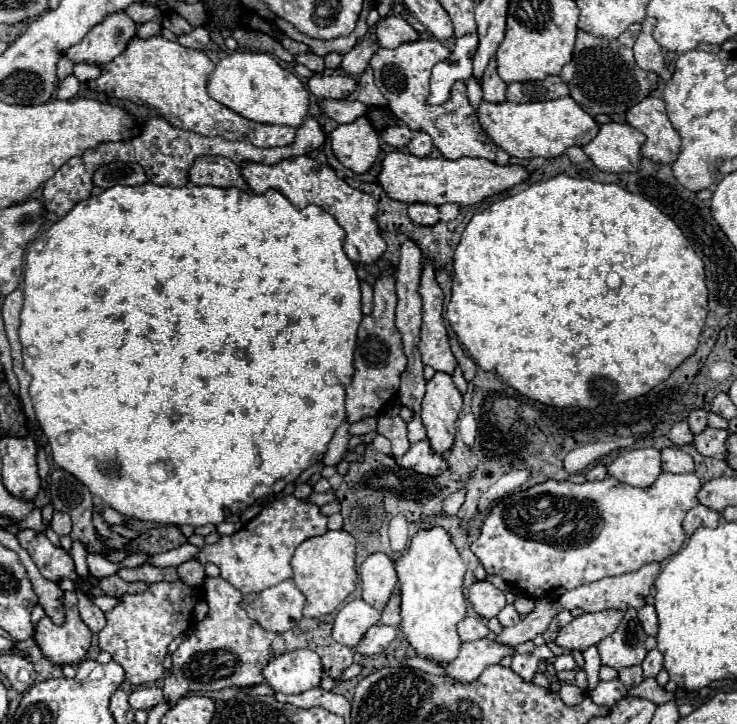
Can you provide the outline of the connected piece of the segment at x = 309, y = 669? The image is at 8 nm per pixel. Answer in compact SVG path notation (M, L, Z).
M302 648L274 658L262 670L266 682L282 694L302 694L320 686L322 662L314 650Z

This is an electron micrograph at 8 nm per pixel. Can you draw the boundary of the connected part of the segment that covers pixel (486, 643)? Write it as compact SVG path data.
M476 640L464 642L458 658L446 666L450 678L460 682L476 680L488 666L498 664L504 656L514 656L514 646L496 642L496 640Z

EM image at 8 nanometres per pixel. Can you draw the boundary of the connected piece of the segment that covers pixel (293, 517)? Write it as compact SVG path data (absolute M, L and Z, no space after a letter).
M288 494L284 498L274 498L268 506L262 506L260 514L252 518L244 528L240 528L236 534L222 536L216 544L204 546L202 550L190 544L184 544L176 548L174 552L164 552L158 556L152 556L150 564L164 568L164 566L180 566L182 562L190 558L198 558L202 564L214 562L220 568L220 576L230 582L236 590L242 594L248 592L262 592L264 588L270 588L282 580L292 578L292 554L304 540L312 536L324 534L326 528L326 516L320 514L320 508L312 502L298 500L294 494Z

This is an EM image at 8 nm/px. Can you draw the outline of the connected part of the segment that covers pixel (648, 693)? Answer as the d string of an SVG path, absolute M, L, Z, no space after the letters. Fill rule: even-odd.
M646 678L640 686L636 688L630 688L628 690L628 696L634 696L634 698L646 698L654 704L664 704L664 702L675 701L674 692L666 692L662 686L656 684L654 678Z

